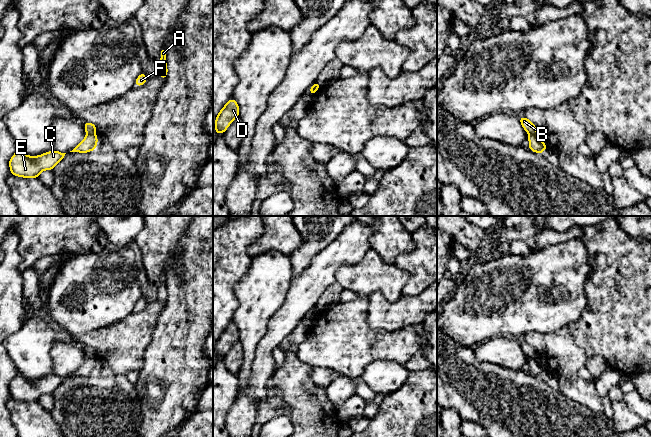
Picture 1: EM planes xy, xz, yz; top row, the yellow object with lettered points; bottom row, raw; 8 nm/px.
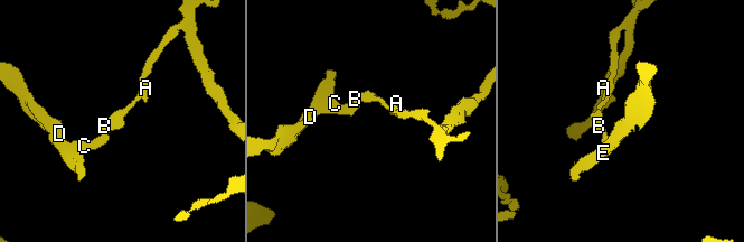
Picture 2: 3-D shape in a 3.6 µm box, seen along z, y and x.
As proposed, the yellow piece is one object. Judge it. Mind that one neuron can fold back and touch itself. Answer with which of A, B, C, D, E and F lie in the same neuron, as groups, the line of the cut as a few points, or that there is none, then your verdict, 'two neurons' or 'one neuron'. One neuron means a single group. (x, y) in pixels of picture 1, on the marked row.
groups A B F / C D E; cut yz (529, 133), (537, 136); two neurons

